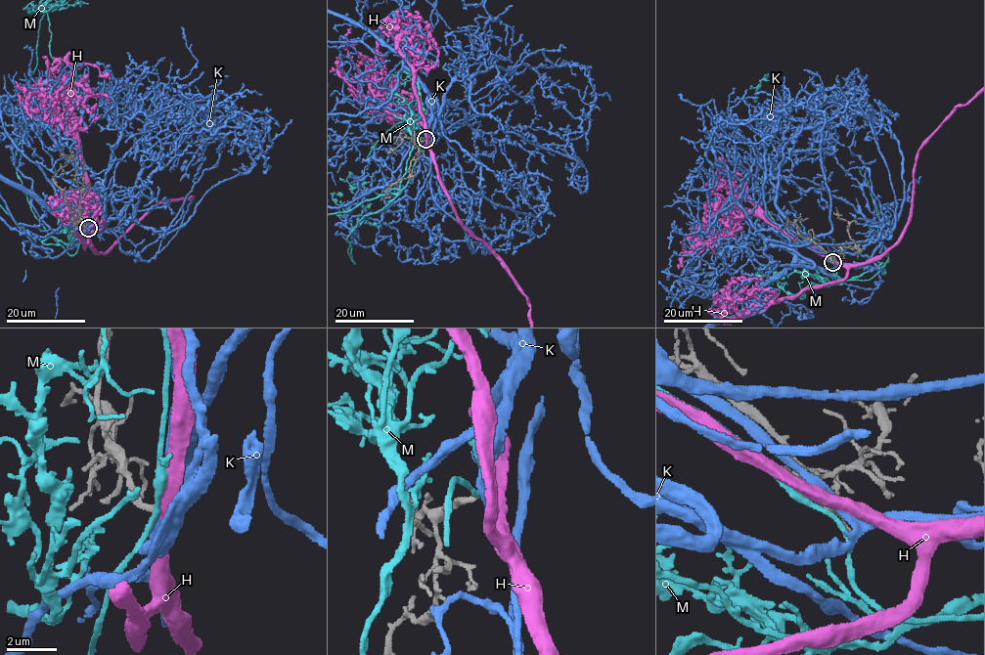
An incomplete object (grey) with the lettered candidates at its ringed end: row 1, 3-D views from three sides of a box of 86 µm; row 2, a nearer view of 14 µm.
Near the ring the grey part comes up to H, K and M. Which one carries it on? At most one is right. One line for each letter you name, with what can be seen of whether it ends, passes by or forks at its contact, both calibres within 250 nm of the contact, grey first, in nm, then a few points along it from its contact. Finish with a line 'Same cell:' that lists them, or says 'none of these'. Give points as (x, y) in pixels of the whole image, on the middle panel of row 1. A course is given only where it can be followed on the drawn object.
Same cell: none of these

